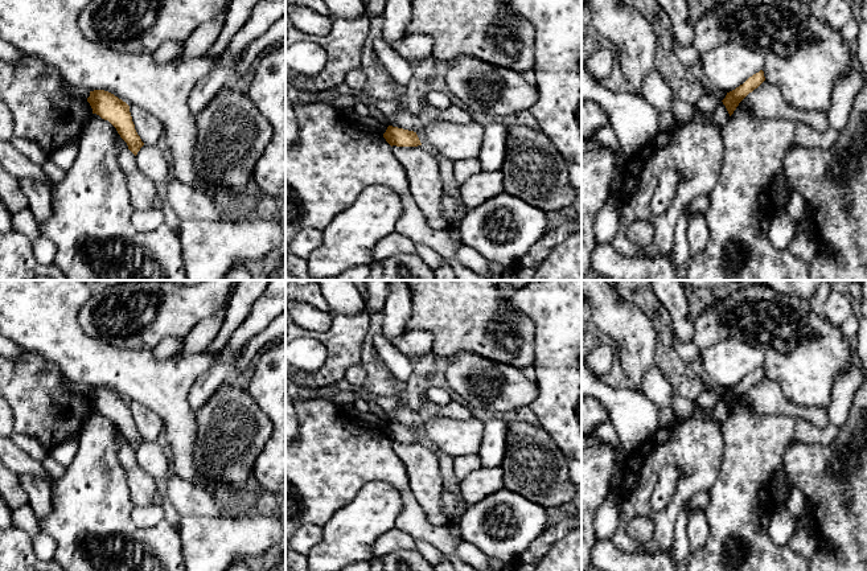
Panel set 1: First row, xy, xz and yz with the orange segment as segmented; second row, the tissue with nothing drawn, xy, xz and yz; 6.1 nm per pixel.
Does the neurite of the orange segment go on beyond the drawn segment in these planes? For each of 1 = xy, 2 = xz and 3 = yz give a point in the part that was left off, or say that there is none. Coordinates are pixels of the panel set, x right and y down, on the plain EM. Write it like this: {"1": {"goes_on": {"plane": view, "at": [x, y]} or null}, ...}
{"1": {"goes_on": null}, "2": {"goes_on": null}, "3": {"goes_on": null}}

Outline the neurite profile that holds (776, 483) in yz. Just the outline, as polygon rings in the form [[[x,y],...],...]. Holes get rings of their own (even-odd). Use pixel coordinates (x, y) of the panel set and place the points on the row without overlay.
[[[780,467],[772,476],[771,482],[769,482],[769,493],[772,496],[772,500],[776,506],[778,506],[778,501],[774,498],[780,492],[781,488],[784,486],[784,476],[786,471],[784,467]]]

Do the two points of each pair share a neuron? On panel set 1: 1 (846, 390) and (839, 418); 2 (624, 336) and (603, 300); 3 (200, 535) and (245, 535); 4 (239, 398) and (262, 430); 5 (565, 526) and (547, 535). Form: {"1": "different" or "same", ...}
{"1": "same", "2": "same", "3": "same", "4": "same", "5": "same"}

